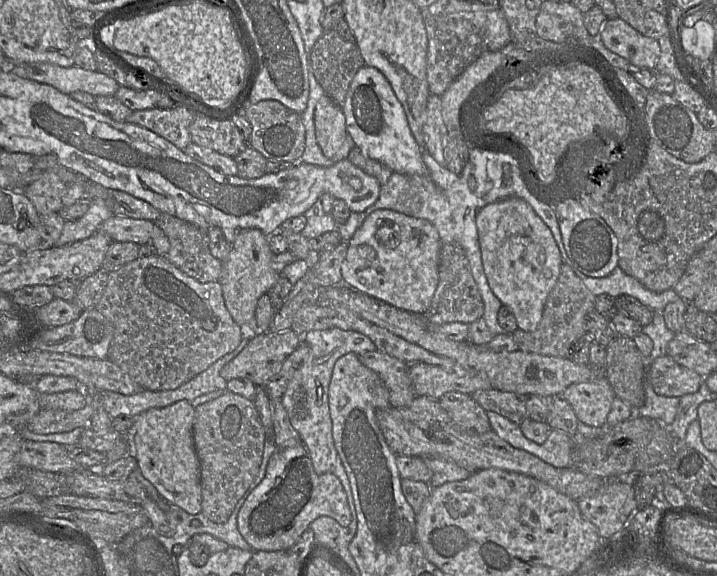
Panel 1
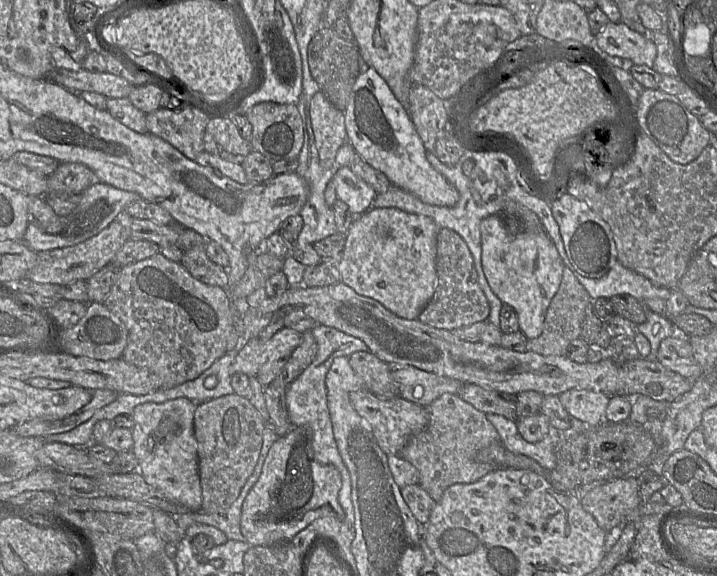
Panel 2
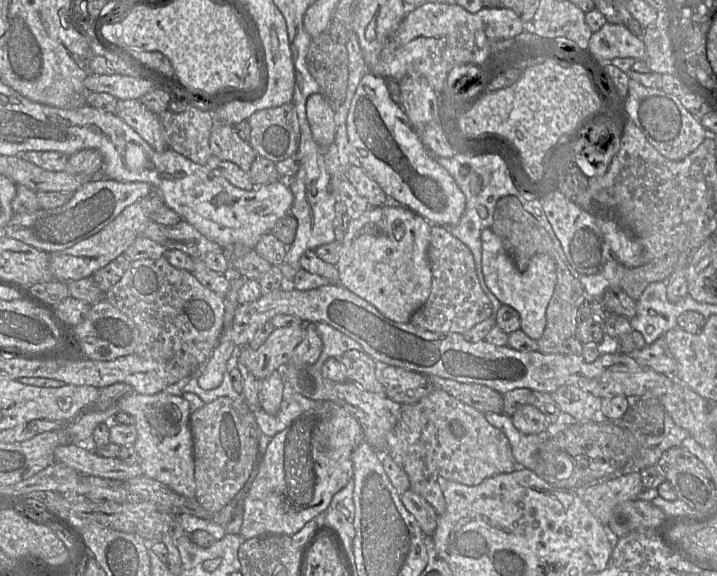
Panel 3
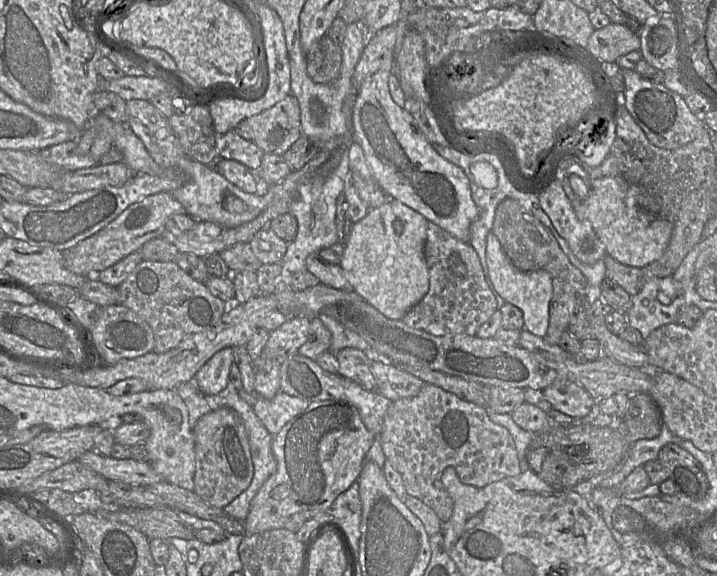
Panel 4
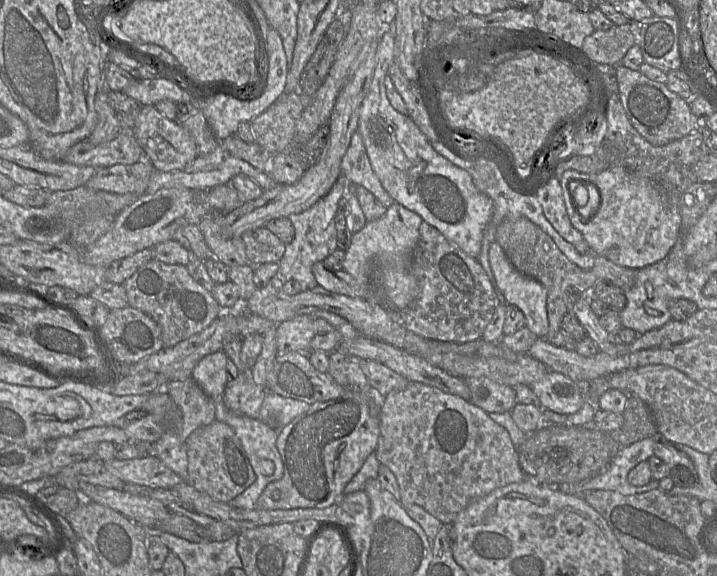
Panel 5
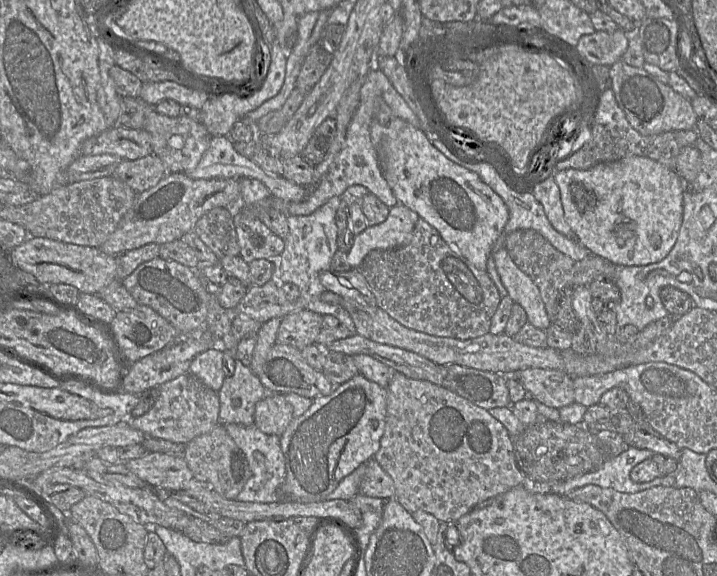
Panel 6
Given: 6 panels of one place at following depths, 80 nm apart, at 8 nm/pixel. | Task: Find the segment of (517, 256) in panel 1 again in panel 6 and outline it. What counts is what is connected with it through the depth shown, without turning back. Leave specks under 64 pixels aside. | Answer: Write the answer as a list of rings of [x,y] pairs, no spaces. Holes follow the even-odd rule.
[[[505,248],[493,250],[491,255],[493,255],[497,272],[508,296],[525,310],[528,323],[546,331],[551,322],[539,288],[528,275],[515,265]]]

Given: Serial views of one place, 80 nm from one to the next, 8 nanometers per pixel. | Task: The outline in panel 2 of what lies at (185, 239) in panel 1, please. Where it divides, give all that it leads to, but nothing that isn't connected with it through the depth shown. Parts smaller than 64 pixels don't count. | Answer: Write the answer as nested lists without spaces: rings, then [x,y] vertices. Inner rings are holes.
[[[205,245],[194,246],[183,252],[180,264],[197,280],[211,286],[225,289],[228,285],[227,269],[212,262]]]

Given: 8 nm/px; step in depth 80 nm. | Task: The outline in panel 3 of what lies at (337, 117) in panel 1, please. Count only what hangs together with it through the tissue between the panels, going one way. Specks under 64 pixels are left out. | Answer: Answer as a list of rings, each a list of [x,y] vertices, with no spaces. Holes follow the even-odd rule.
[[[314,93],[307,99],[306,114],[314,140],[325,150],[335,139],[335,110],[325,96]]]

